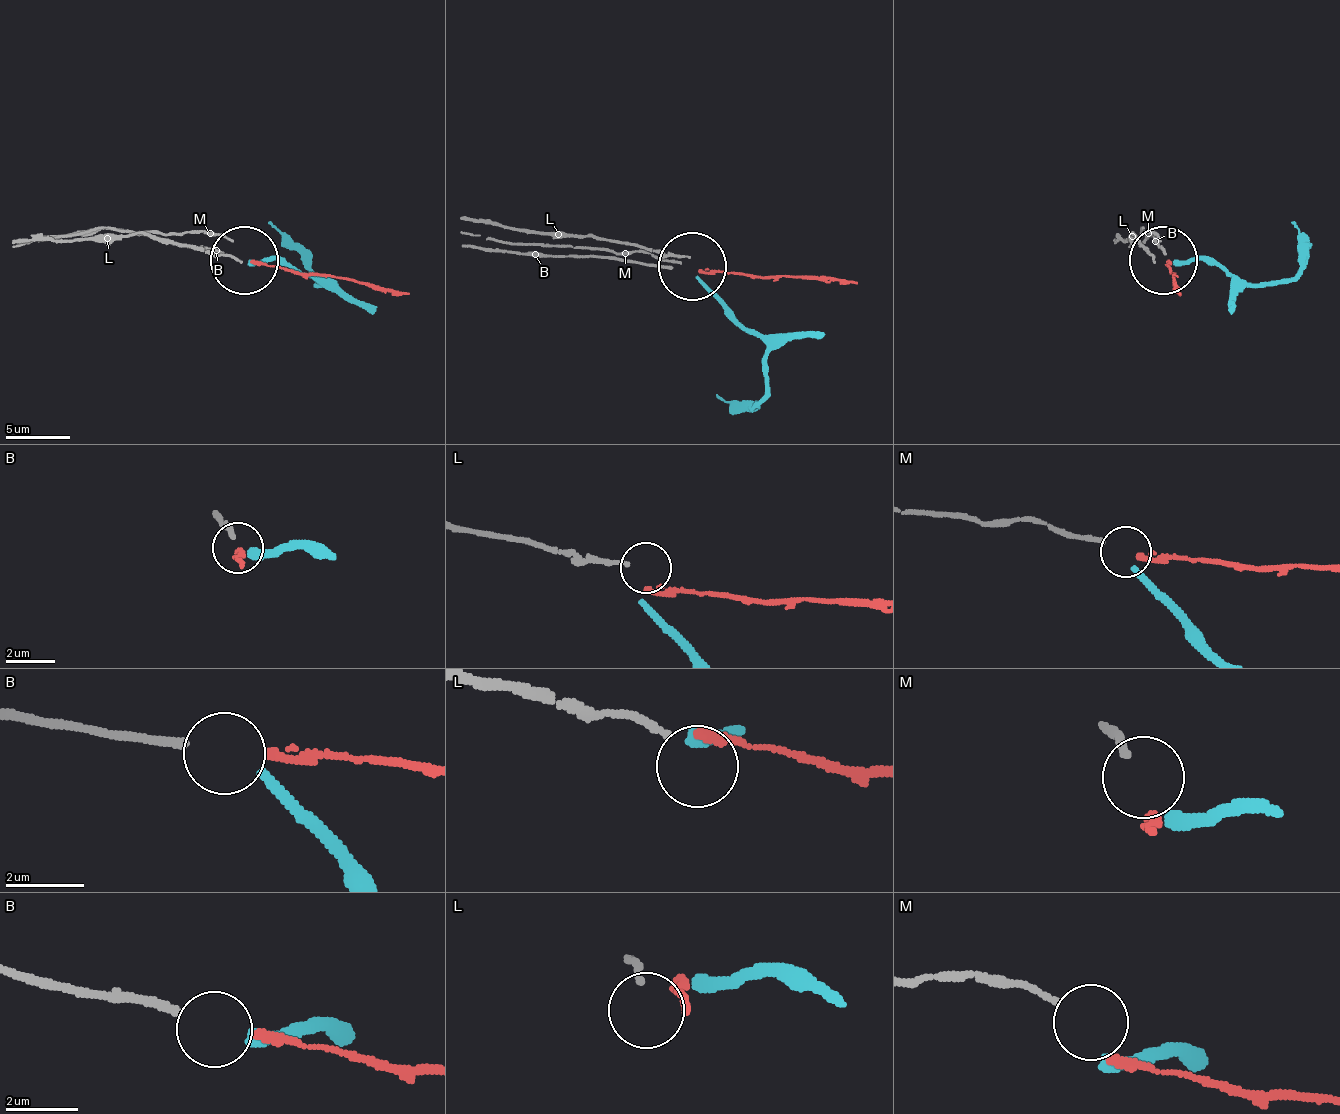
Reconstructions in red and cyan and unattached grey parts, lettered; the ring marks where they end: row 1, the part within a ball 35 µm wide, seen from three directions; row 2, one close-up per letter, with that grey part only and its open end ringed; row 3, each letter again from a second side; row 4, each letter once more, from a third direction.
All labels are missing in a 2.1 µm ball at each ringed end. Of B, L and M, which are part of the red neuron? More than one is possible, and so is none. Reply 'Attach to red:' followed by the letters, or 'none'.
Attach to red: B

